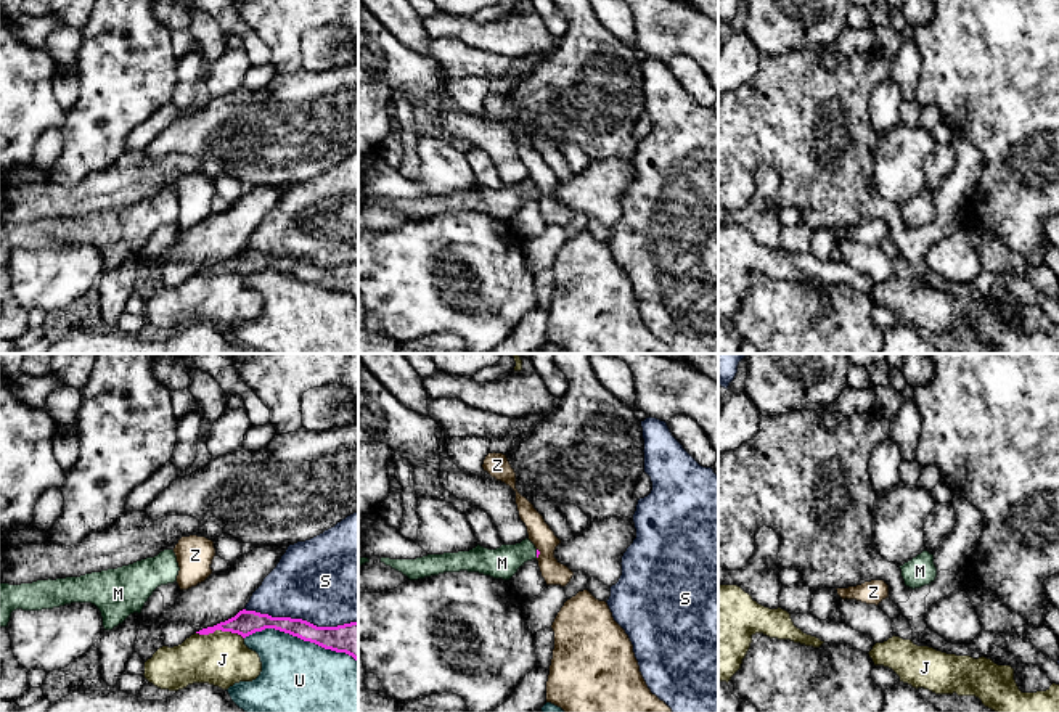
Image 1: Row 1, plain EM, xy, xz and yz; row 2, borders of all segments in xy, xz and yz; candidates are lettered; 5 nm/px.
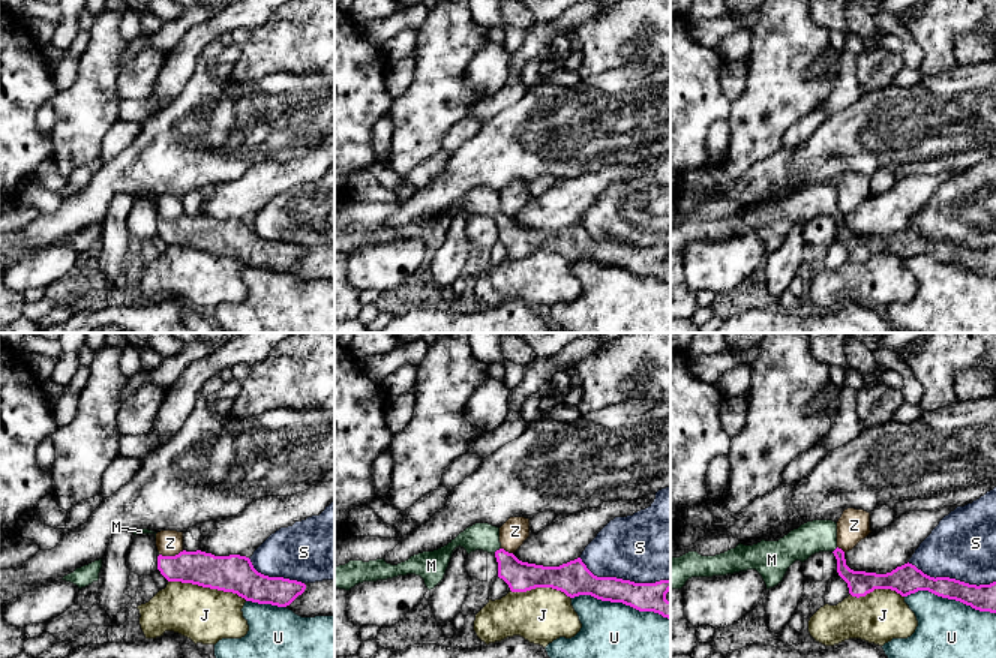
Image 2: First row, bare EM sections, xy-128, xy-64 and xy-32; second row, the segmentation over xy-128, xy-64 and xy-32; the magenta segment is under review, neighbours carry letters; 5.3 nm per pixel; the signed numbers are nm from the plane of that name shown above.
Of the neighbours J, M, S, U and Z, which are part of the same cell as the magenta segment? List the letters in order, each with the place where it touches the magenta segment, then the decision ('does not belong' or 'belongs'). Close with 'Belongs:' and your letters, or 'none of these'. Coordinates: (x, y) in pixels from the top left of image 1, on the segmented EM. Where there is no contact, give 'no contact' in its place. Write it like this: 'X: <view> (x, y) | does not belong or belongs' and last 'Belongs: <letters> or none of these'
J: xy (220, 629) | does not belong
M: xz (537, 553) | belongs
S: xy (301, 619) | does not belong
U: xy (301, 638) | does not belong
Z: xz (539, 553) | does not belong
Belongs: M

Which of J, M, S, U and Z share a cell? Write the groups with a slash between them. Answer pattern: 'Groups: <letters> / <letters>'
Groups: J / M / S / U / Z

